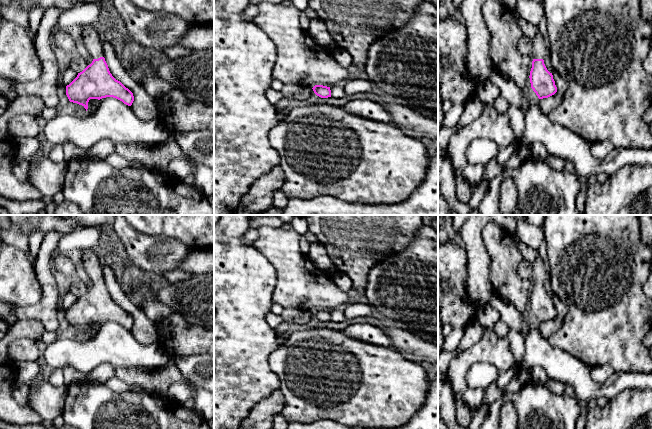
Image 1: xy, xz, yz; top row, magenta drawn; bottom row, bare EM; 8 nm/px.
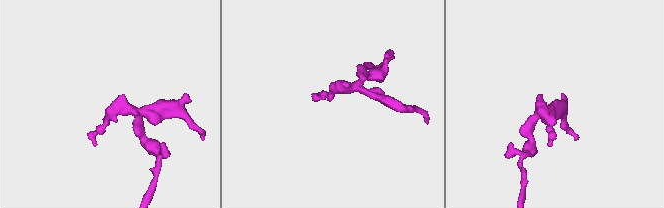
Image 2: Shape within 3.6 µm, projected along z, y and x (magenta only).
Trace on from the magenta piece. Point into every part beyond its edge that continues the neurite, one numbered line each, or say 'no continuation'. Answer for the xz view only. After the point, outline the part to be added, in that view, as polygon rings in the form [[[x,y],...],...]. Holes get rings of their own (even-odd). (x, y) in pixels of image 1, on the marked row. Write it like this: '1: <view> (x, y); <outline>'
no continuation

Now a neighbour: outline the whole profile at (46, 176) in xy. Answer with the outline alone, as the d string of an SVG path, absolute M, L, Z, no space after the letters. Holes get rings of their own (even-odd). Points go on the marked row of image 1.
M39 152L30 160L26 182L40 193L41 198L50 200L62 191L66 167L66 162L56 163Z

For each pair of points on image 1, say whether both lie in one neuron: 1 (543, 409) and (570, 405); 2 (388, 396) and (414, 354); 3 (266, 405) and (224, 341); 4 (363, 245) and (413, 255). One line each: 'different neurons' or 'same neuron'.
1: same neuron
2: different neurons
3: different neurons
4: different neurons

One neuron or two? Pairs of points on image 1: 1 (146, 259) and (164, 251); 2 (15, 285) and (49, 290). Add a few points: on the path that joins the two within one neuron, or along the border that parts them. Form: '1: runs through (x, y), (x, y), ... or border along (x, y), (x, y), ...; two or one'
1: runs through (150, 255), (160, 254); one
2: border along (33, 267), (41, 298), (25, 306); two

